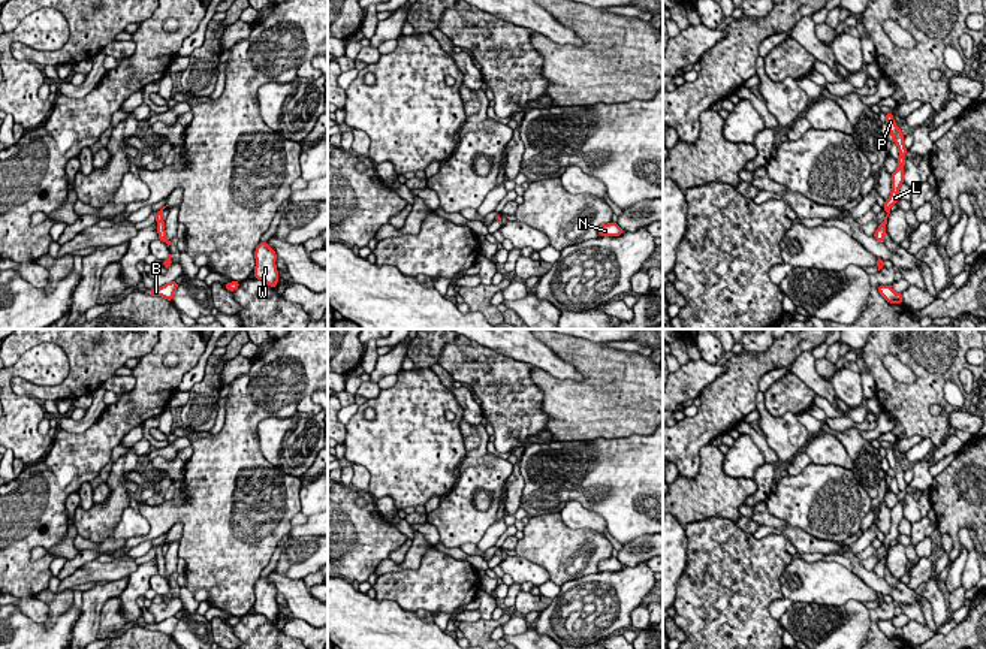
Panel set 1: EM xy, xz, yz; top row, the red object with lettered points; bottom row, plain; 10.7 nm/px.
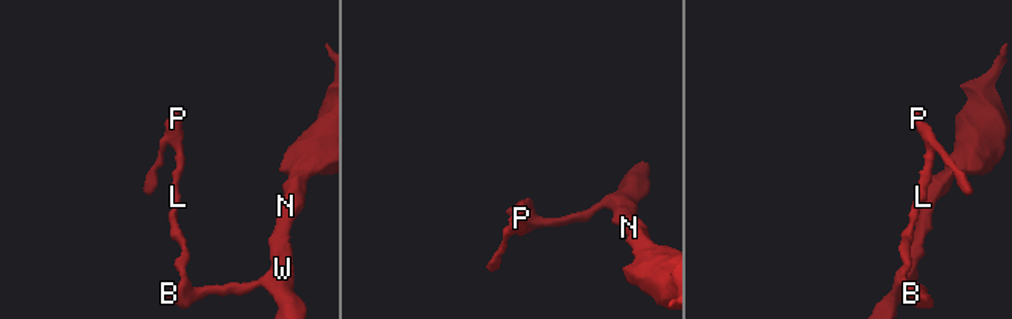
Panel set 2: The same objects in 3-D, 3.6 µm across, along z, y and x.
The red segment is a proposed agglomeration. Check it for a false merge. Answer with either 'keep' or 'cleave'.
keep

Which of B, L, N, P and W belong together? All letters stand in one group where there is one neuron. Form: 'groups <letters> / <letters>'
groups B L N P W

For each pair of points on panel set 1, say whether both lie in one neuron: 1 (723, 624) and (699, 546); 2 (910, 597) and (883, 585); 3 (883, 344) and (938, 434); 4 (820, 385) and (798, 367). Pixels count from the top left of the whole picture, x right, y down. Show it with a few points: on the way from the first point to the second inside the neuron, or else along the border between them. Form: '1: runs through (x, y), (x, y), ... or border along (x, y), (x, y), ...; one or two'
1: runs through (723, 604), (723, 570), (718, 566); one
2: runs through (904, 594), (889, 589); one
3: runs through (877, 367), (883, 380), (916, 413); one
4: runs through (814, 380), (804, 370); one

